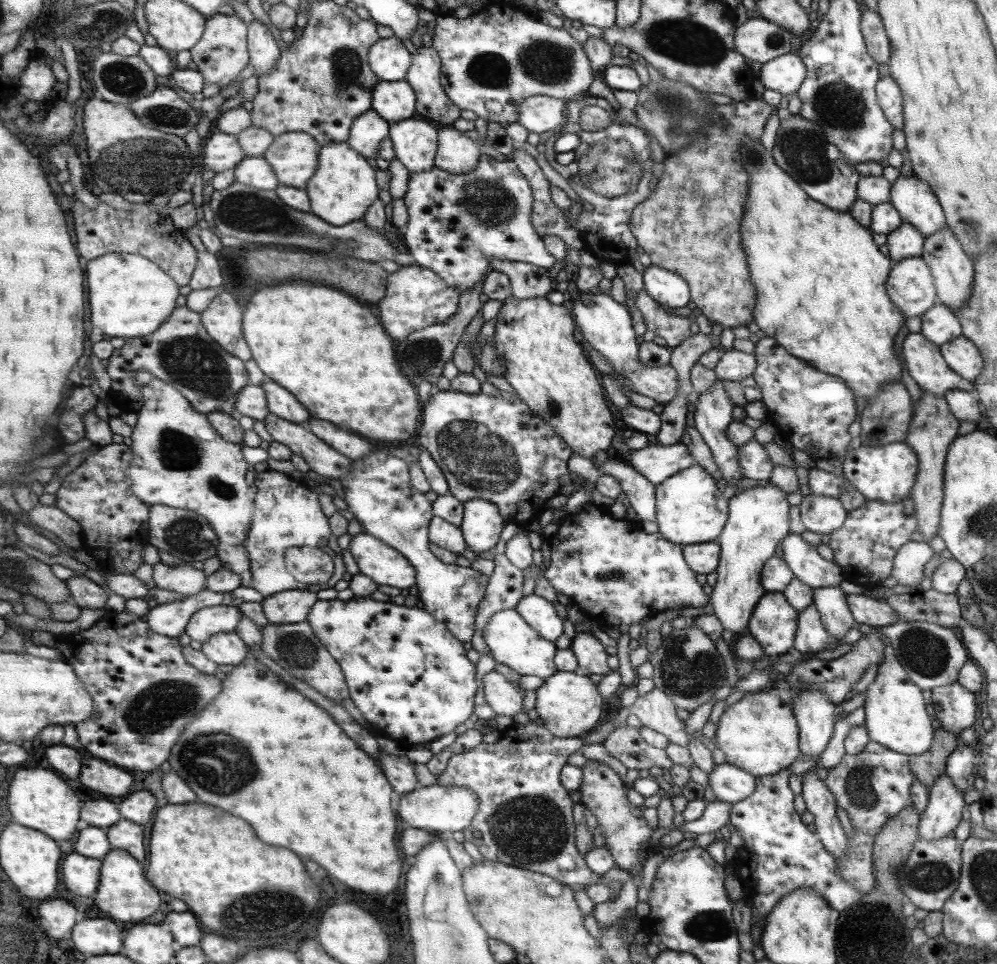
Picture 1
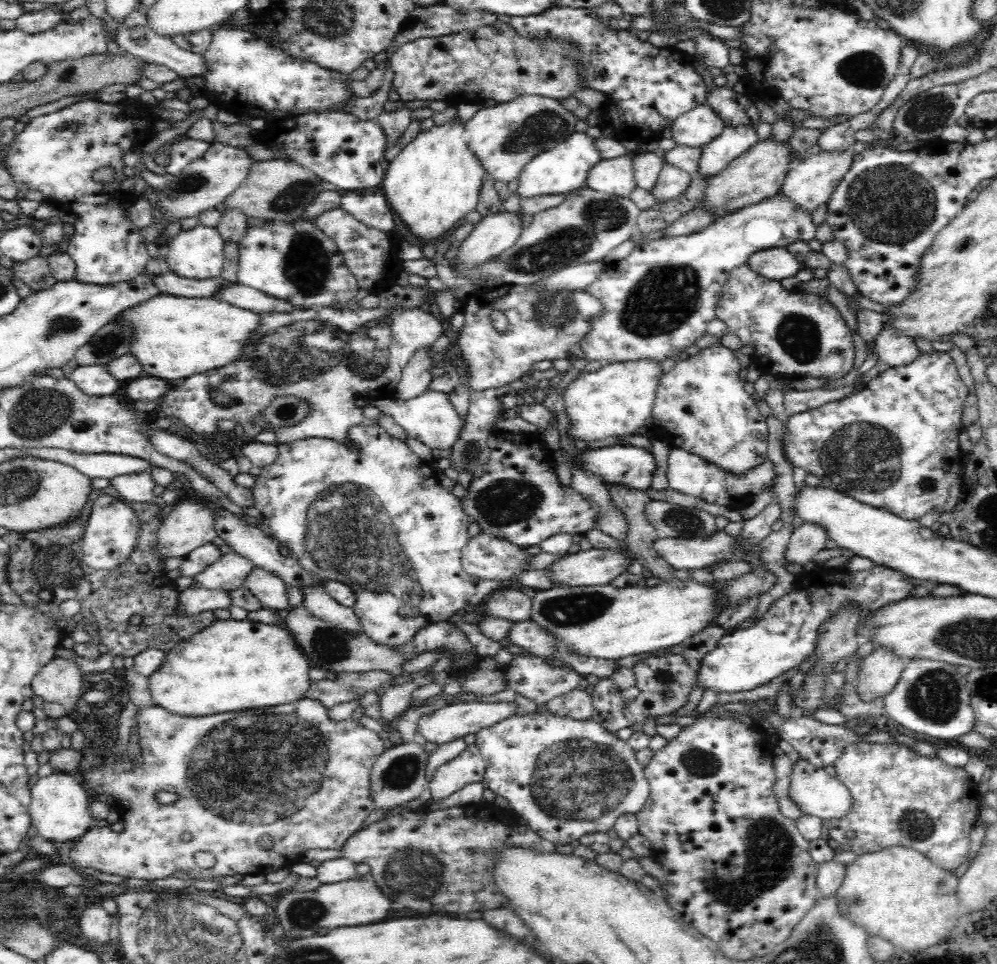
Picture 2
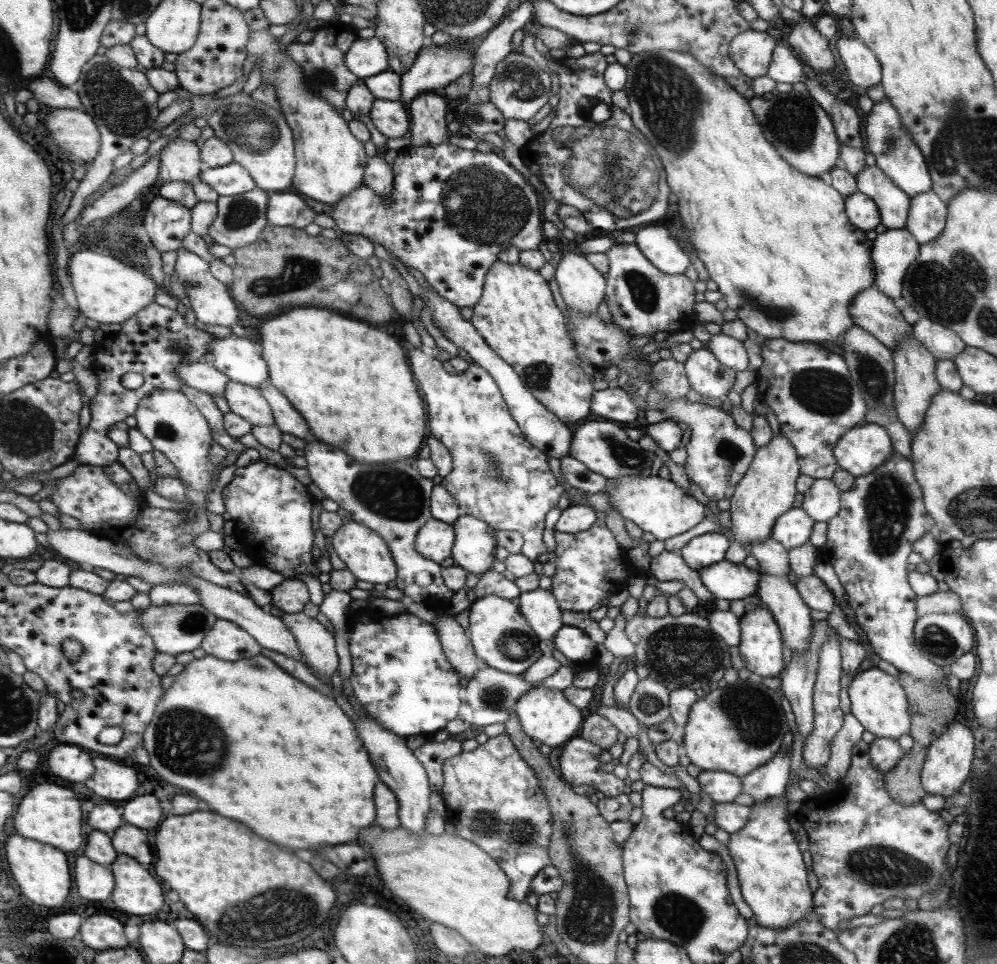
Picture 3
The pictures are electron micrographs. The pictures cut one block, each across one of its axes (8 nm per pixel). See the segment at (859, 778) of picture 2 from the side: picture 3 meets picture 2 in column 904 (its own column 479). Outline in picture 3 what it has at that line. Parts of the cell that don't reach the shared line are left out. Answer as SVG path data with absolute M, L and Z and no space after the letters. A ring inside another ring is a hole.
M503 732L495 738L488 738L485 744L477 745L473 751L461 751L448 758L442 766L443 786L439 794L446 809L446 819L455 827L455 835L472 841L483 849L511 881L509 896L524 900L530 890L530 880L550 864L549 840L552 832L552 810L544 789L541 789L535 769L520 756L509 736Z

